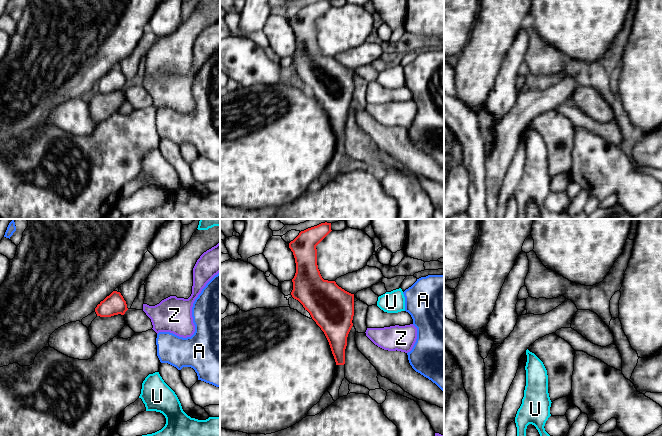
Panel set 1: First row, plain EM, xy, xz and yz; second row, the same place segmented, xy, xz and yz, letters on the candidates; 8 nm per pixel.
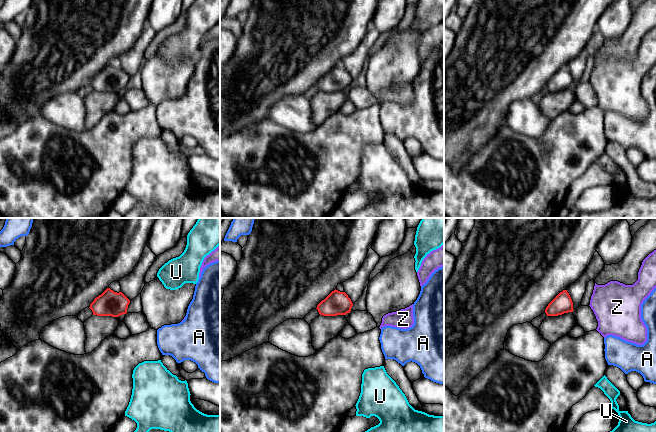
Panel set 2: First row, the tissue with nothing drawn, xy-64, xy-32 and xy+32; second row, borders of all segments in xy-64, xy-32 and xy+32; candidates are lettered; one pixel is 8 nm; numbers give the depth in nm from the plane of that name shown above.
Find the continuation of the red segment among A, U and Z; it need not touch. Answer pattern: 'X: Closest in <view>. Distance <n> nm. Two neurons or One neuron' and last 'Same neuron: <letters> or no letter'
A: Closest in xy. Distance 320 nm. Two neurons
U: Closest in xz. Distance 190 nm. Two neurons
Z: Closest in xz. Distance 120 nm. Two neurons
Same neuron: no letter

